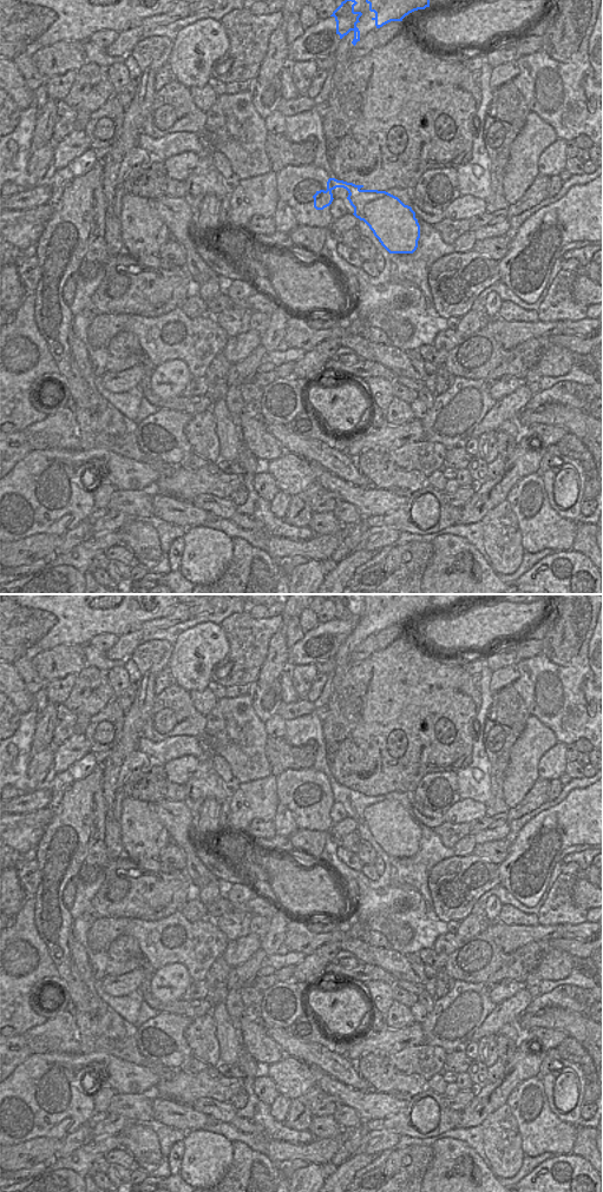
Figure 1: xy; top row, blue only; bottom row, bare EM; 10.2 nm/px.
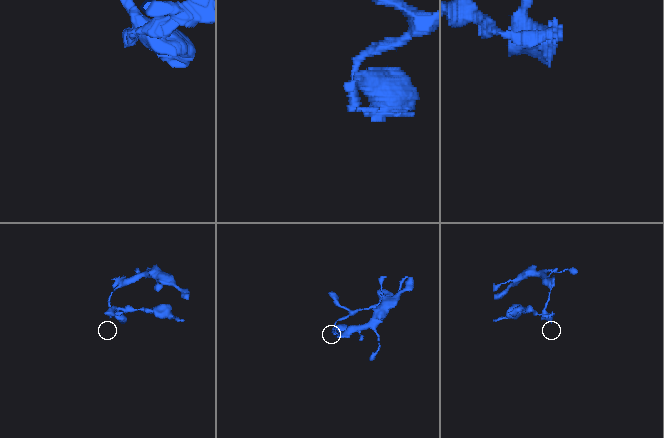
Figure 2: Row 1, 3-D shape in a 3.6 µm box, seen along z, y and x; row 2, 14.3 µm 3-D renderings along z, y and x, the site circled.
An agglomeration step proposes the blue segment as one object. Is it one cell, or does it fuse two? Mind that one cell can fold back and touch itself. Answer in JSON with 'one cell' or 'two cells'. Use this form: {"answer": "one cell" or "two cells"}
{"answer": "two cells"}

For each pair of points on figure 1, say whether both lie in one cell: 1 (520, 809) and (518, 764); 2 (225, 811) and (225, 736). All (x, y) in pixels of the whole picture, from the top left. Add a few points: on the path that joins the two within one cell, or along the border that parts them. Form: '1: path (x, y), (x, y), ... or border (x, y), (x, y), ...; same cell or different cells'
1: border (537, 778), (529, 791), (509, 808); different cells
2: border (250, 770), (220, 776); different cells

